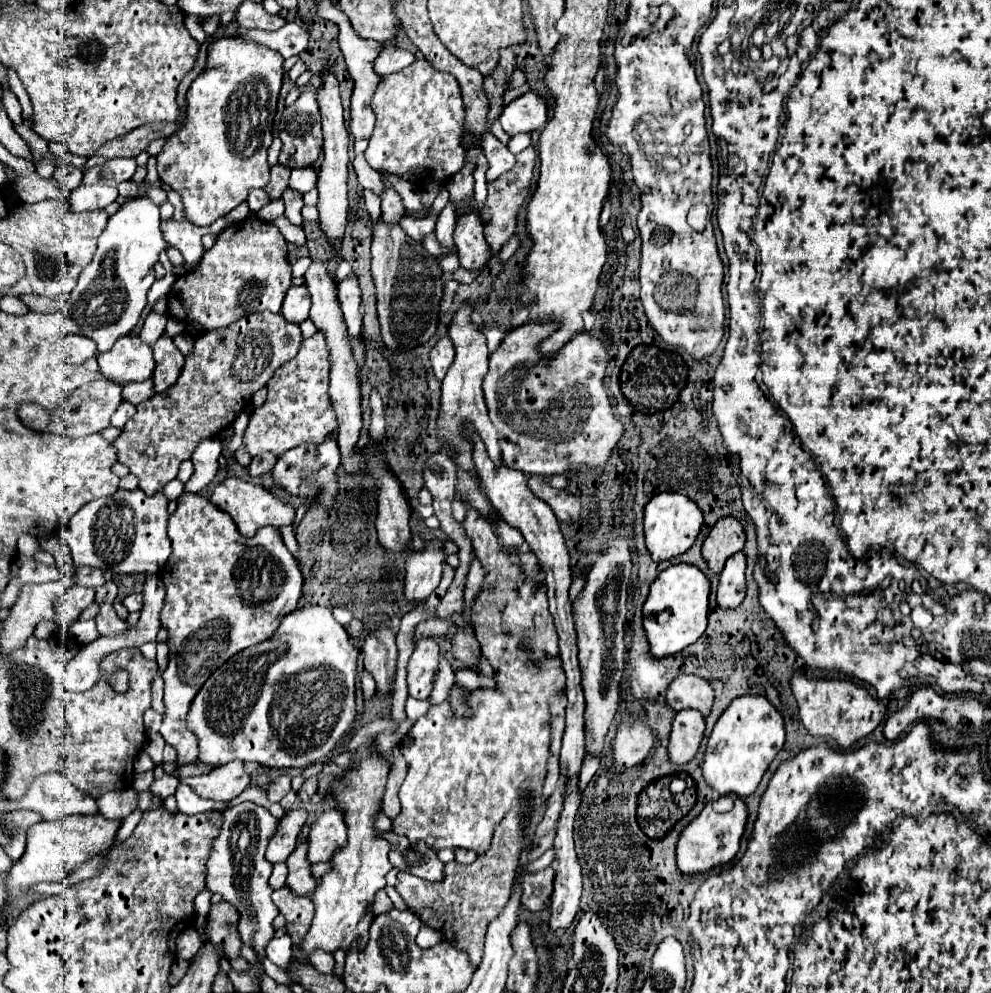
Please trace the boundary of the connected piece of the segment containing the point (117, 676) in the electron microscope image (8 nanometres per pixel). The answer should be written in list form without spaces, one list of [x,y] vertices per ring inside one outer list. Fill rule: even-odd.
[[[118,670],[110,676],[110,686],[118,692],[124,692],[128,690],[128,672],[126,670]]]

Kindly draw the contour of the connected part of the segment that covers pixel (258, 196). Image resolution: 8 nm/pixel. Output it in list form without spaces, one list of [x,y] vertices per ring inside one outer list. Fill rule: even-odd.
[[[250,190],[250,196],[248,196],[248,206],[252,212],[260,212],[266,204],[270,204],[270,198],[266,194],[266,190]]]

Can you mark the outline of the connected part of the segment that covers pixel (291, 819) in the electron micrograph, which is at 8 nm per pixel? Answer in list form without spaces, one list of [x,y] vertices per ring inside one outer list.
[[[306,810],[286,812],[286,816],[280,818],[280,826],[276,828],[276,834],[268,840],[266,860],[272,864],[286,862],[286,858],[296,848],[296,840],[300,836],[304,824],[306,824]]]

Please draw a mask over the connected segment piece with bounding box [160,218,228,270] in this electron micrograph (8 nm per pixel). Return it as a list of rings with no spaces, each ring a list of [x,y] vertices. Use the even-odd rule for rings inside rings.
[[[168,218],[168,220],[162,220],[160,222],[160,230],[162,230],[162,238],[178,248],[184,256],[184,268],[192,270],[192,266],[196,266],[196,262],[200,262],[202,254],[204,254],[204,246],[202,246],[202,236],[204,234],[214,234],[218,236],[224,228],[228,228],[228,220],[226,218],[220,218],[218,222],[214,222],[212,226],[206,226],[206,228],[198,228],[190,222],[184,222],[184,220],[174,220],[174,218]]]

